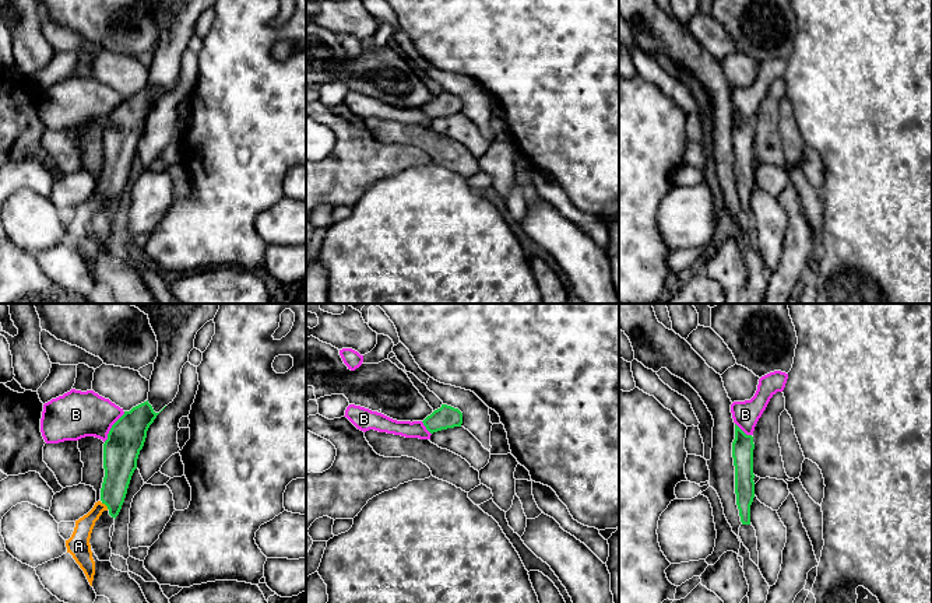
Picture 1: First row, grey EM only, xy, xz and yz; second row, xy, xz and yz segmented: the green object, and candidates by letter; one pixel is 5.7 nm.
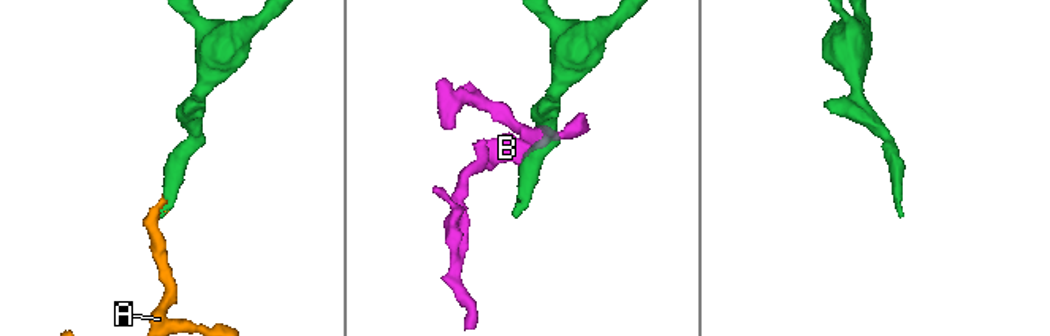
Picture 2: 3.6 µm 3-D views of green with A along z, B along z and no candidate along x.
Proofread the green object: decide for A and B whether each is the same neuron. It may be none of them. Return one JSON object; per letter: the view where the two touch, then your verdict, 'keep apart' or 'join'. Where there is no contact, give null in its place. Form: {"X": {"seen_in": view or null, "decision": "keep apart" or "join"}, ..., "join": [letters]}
{"A": {"seen_in": "xy", "decision": "join"}, "B": {"seen_in": "xy", "decision": "keep apart"}, "join": ["A"]}

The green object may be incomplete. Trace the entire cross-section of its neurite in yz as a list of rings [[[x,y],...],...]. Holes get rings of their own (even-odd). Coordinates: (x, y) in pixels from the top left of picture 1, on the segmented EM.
[[[735,424],[732,457],[735,466],[735,494],[742,525],[750,525],[750,505],[755,498],[753,437]]]

